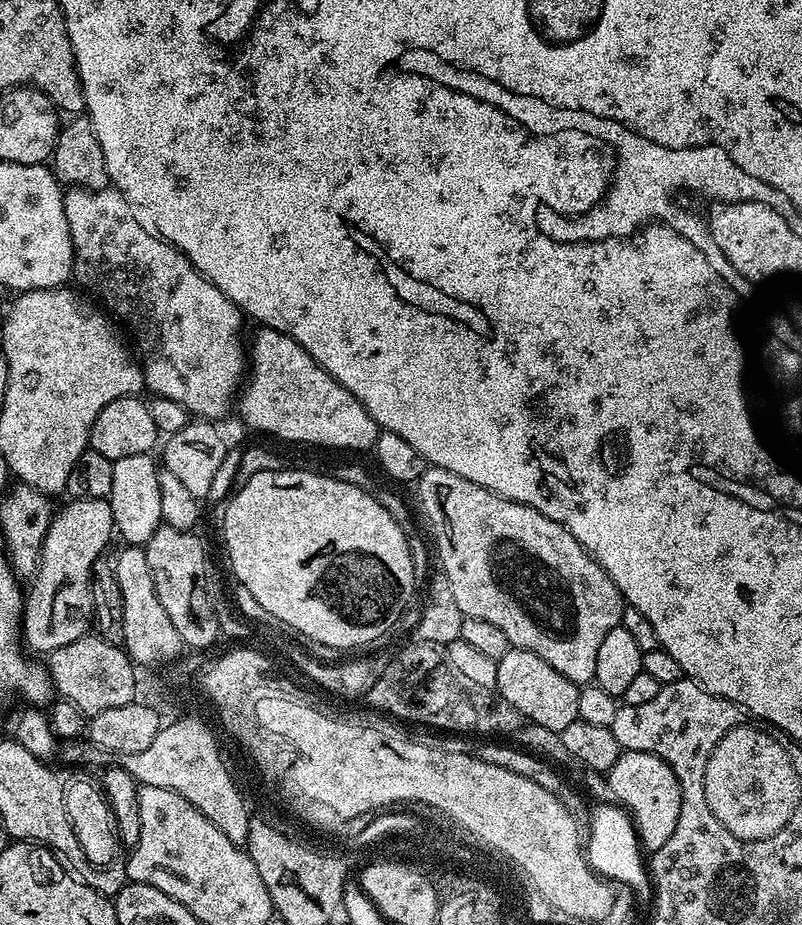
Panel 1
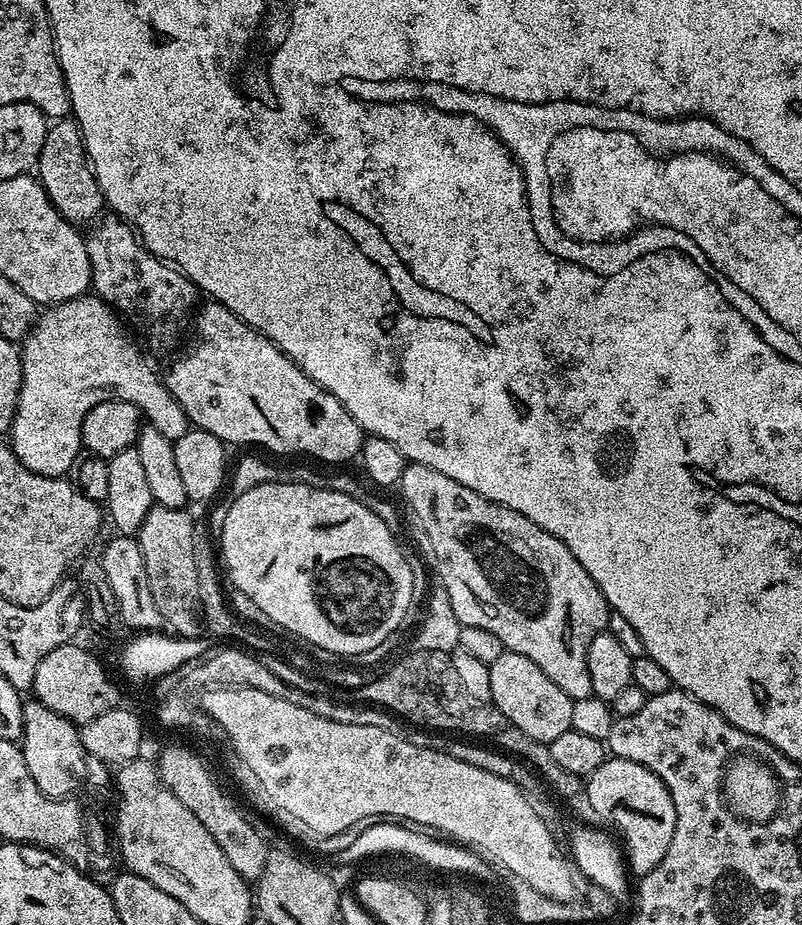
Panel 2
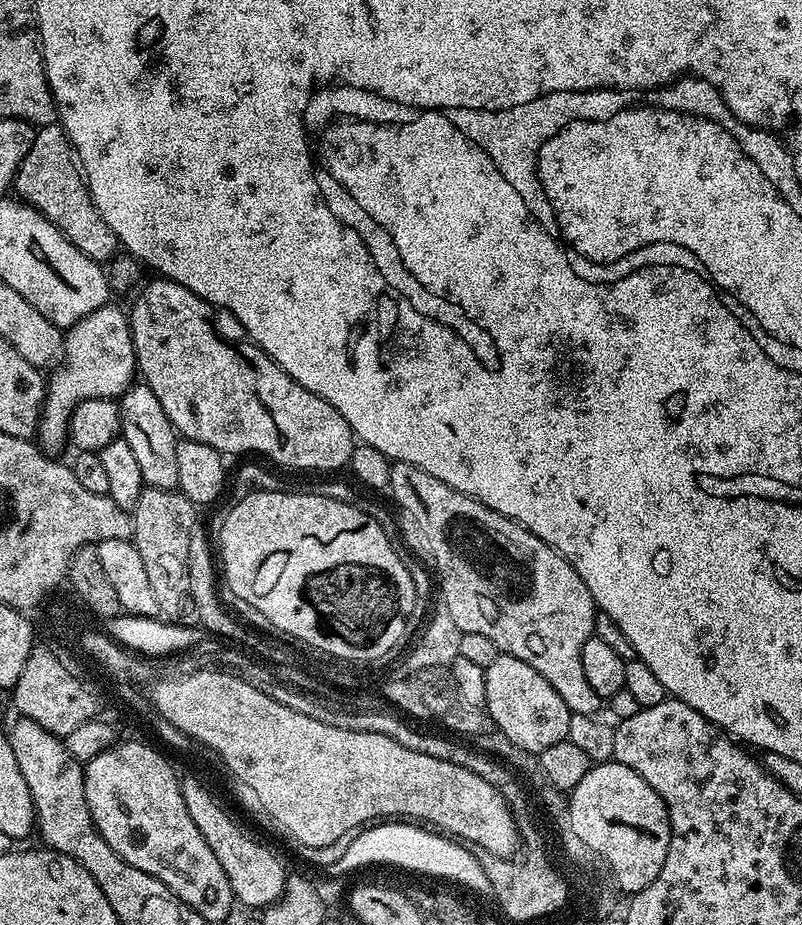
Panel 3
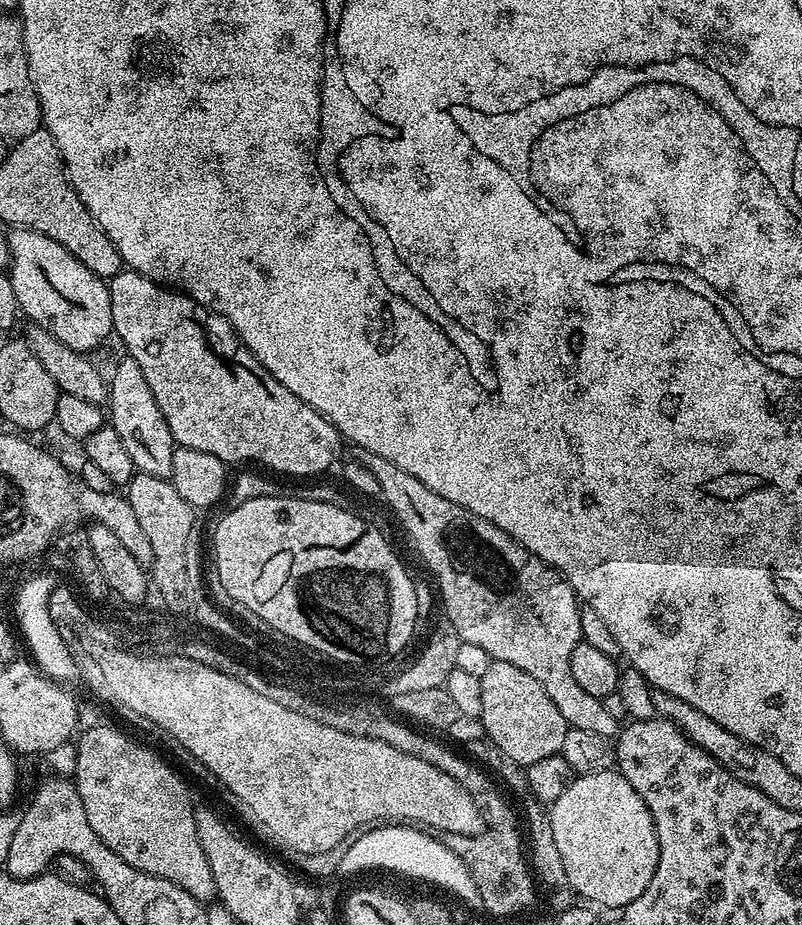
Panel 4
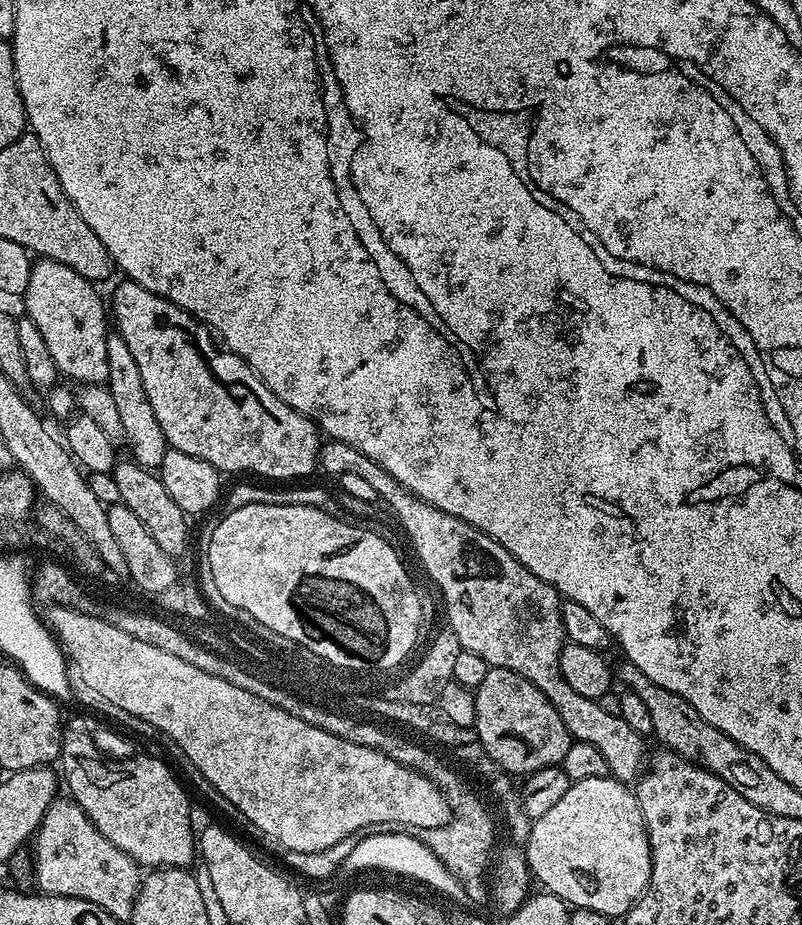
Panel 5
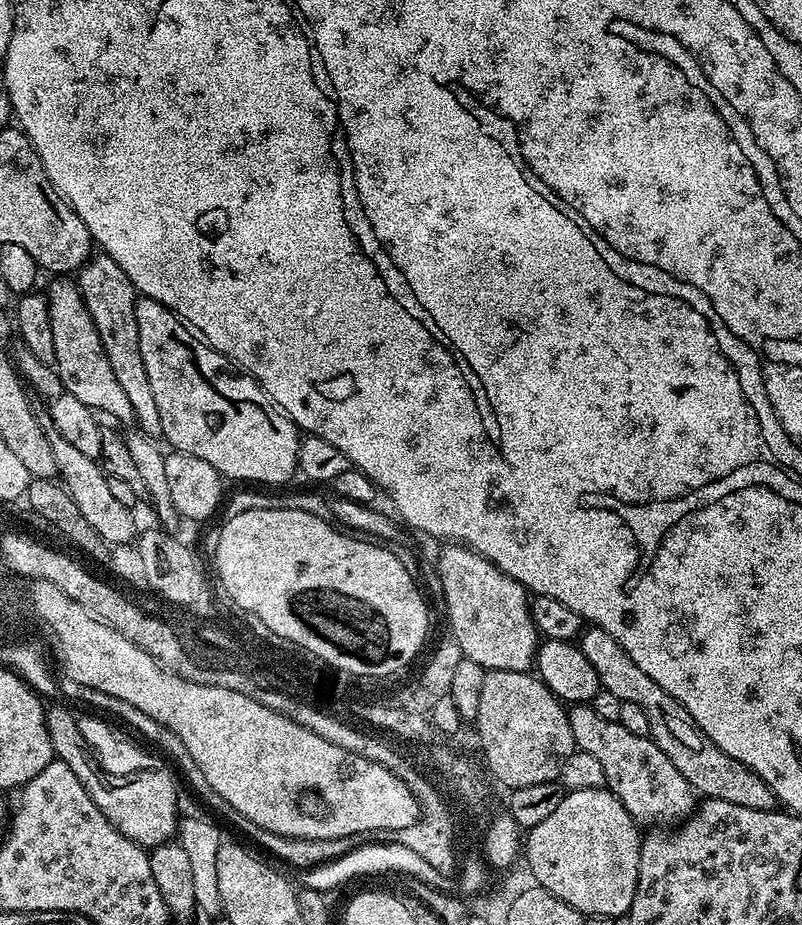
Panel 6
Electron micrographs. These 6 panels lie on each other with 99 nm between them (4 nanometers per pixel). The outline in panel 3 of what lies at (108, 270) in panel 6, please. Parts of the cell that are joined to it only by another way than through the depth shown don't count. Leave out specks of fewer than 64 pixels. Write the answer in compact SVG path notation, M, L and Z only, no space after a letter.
M143 382L133 383L118 400L120 406L120 434L130 445L130 450L142 469L142 478L150 488L179 489L178 482L178 433L172 427L162 402L154 398L154 390Z

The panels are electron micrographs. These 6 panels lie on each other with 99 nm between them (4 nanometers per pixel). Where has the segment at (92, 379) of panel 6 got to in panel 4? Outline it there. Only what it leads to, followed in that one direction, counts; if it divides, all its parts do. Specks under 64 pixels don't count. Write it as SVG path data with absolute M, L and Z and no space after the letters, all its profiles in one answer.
M29 228L7 233L8 266L6 275L13 284L14 298L21 313L32 319L35 327L46 330L58 342L81 354L92 351L107 336L113 335L108 285L100 280L66 246Z

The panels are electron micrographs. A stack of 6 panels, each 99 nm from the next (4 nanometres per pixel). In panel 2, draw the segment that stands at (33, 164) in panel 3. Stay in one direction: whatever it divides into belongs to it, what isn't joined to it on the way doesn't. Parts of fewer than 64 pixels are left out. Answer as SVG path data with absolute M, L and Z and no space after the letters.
M75 119L57 120L49 127L34 172L62 218L84 226L87 220L95 221L105 211L104 195L94 178L88 155L84 153L84 139Z

